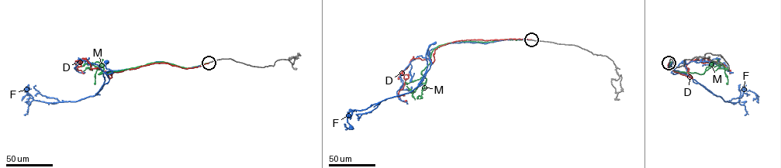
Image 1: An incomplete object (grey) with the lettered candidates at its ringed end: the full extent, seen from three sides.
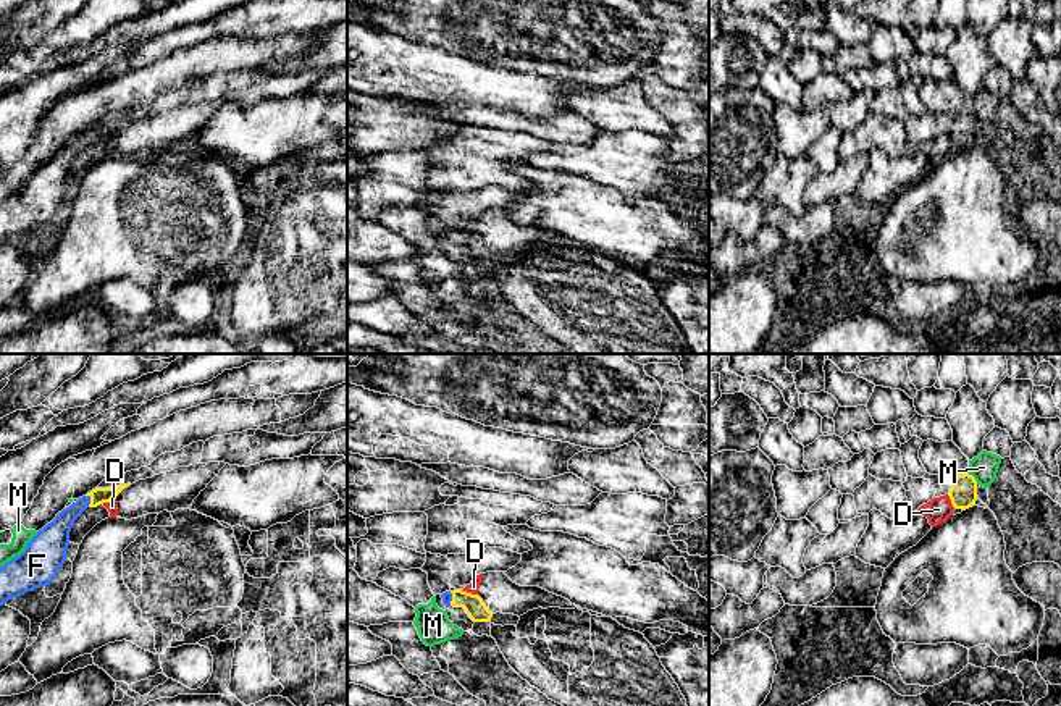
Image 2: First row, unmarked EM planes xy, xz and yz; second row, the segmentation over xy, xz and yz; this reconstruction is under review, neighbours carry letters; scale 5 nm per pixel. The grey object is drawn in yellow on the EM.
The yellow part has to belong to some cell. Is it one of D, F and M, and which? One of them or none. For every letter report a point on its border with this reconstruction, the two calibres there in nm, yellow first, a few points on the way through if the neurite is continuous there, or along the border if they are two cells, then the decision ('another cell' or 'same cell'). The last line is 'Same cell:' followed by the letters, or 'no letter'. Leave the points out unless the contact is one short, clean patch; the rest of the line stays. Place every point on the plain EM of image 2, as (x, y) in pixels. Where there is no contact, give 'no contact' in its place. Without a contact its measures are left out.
D: contact xz (469, 231); calibres 100 and 50 nm; border xz (461, 228), (477, 233); another cell
F: contact xy (91, 139); calibres 80 and 140 nm; way xy (99, 133), (91, 139), (55, 175); same cell
M: contact yz (972, 115); calibres 140 and 140 nm; border yz (966, 110), (977, 121); another cell
Same cell: F

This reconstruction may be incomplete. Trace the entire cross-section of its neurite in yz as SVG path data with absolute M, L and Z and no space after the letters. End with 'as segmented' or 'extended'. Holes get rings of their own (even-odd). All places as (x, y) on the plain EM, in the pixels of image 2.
M967 110L958 115L953 115L953 123L948 131L953 145L969 147L975 144L977 139L977 120Z | as segmented

